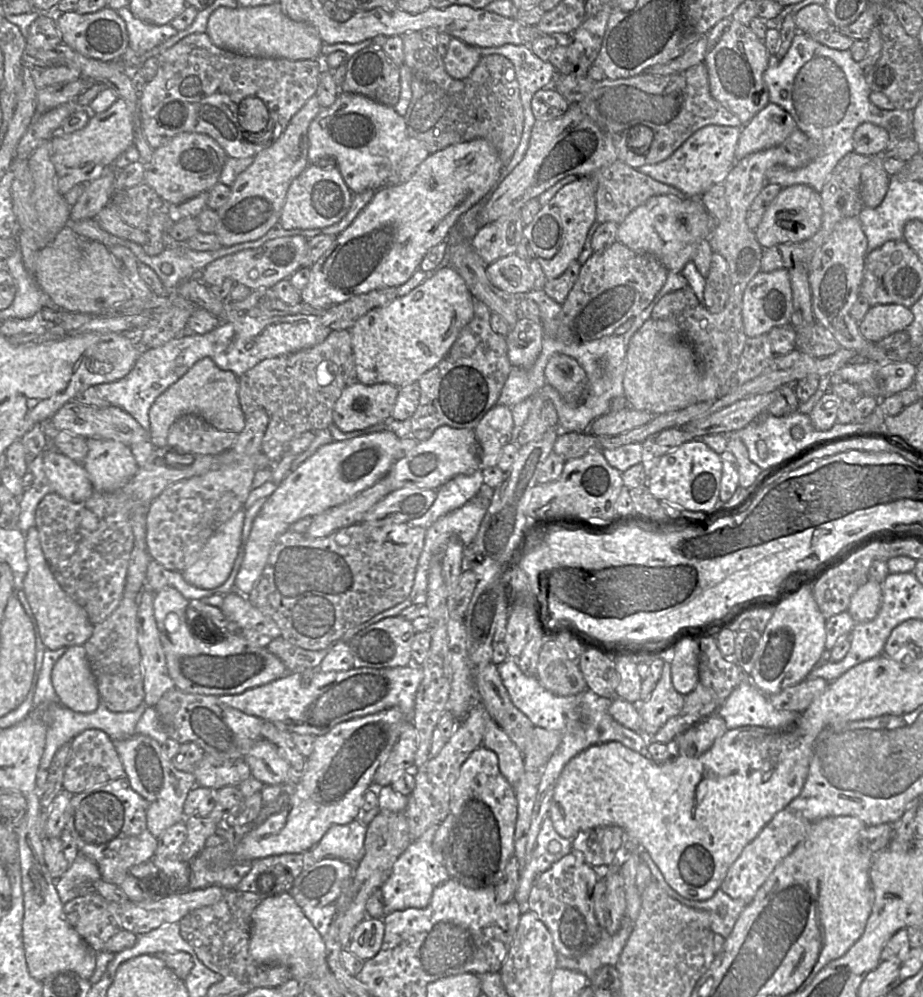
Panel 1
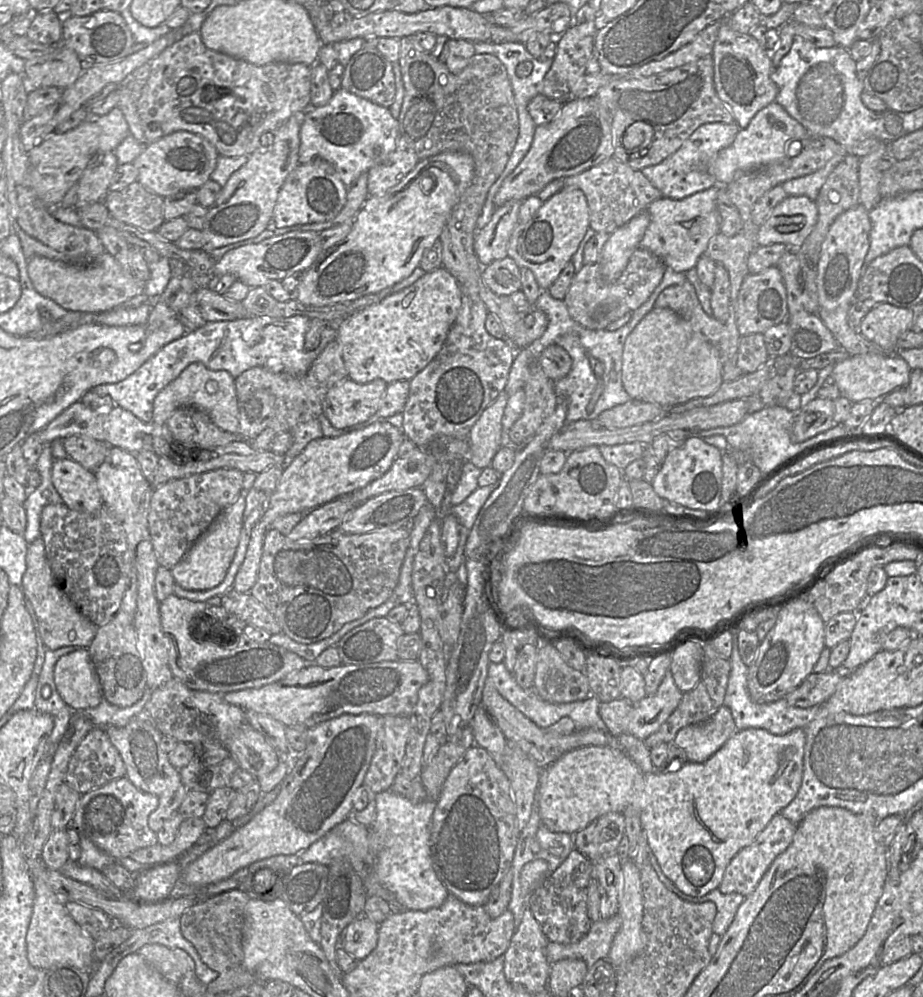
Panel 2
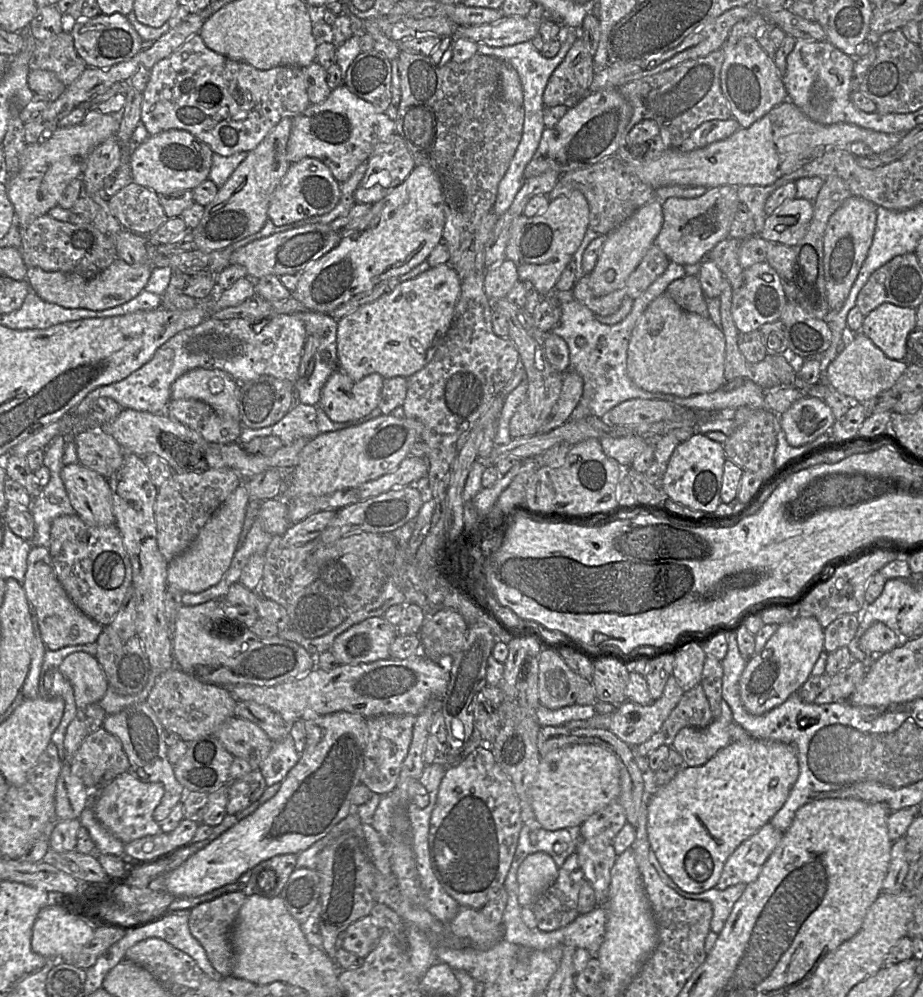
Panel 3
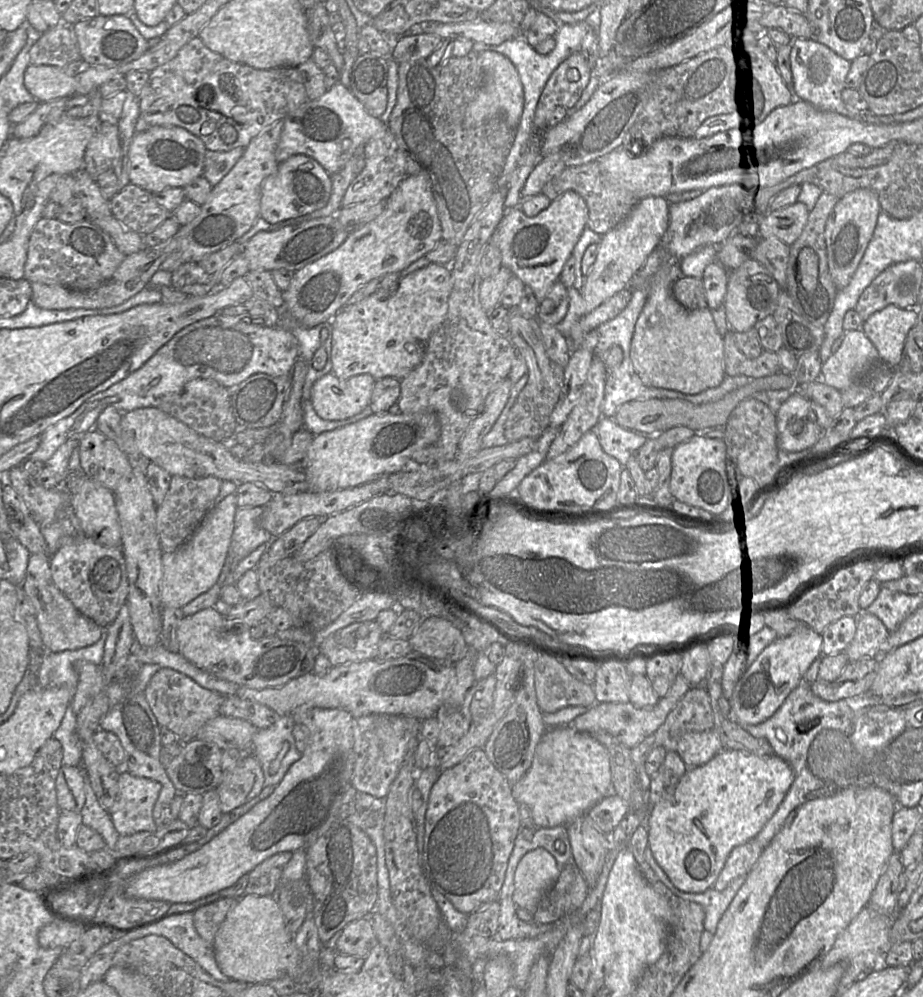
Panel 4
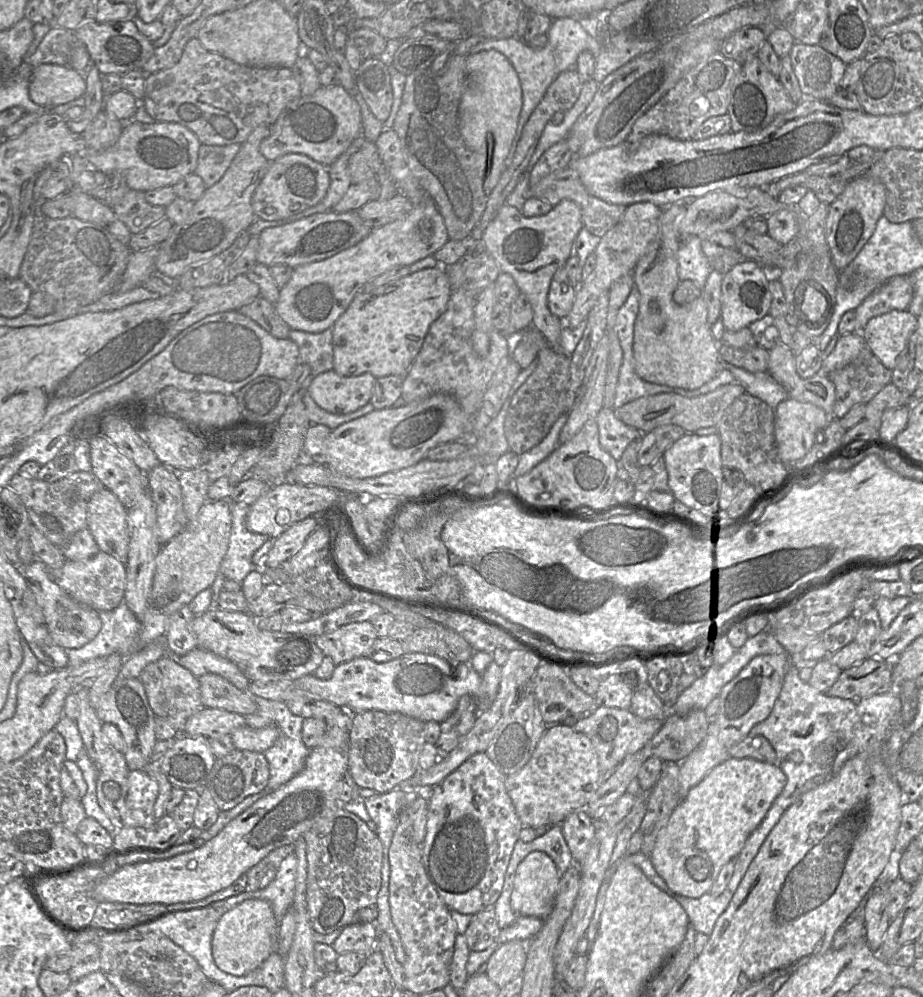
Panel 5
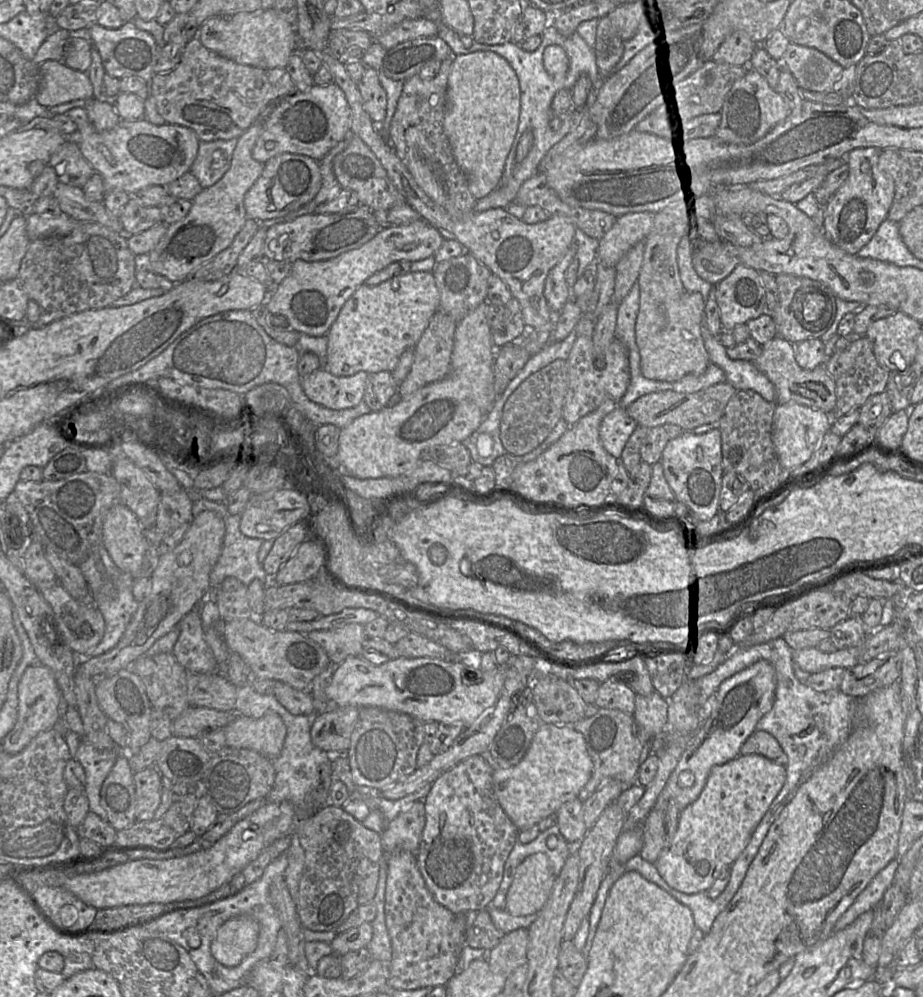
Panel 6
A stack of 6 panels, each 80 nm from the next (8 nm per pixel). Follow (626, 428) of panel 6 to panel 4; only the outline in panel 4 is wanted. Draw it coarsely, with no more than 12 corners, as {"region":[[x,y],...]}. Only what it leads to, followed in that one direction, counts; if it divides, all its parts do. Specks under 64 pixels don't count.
{"region":[[601,417],[594,427],[602,450],[623,467],[646,435]]}

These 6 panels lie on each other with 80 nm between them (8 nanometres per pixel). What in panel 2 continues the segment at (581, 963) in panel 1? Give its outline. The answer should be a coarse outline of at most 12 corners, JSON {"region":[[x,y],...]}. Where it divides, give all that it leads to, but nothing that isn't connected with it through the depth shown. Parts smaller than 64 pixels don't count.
{"region":[[622,920],[592,922],[579,941],[549,941],[551,964],[581,959],[587,967],[607,959]]}

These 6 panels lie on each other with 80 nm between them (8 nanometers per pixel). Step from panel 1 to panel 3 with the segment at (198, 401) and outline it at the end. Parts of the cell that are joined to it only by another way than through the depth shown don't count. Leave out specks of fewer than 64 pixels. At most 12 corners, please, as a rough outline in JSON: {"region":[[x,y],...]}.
{"region":[[195,368],[173,382],[170,400],[199,400],[239,421],[239,383]]}

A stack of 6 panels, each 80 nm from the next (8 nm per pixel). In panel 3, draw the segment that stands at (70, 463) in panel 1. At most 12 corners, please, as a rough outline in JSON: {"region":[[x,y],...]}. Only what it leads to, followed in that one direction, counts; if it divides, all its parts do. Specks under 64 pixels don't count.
{"region":[[77,462],[61,478],[85,524],[115,524],[105,477]]}

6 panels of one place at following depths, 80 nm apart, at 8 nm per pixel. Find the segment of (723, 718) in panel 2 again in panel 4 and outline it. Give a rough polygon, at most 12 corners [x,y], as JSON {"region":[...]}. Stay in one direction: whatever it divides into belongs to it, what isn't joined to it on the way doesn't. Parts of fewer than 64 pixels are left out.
{"region":[[714,729],[685,733],[677,753],[688,768],[723,749]]}

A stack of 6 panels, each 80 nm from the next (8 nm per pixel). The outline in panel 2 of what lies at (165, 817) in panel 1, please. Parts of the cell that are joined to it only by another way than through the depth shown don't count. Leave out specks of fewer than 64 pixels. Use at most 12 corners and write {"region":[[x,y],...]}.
{"region":[[145,711],[104,730],[125,776],[158,797],[158,833],[188,792]]}

